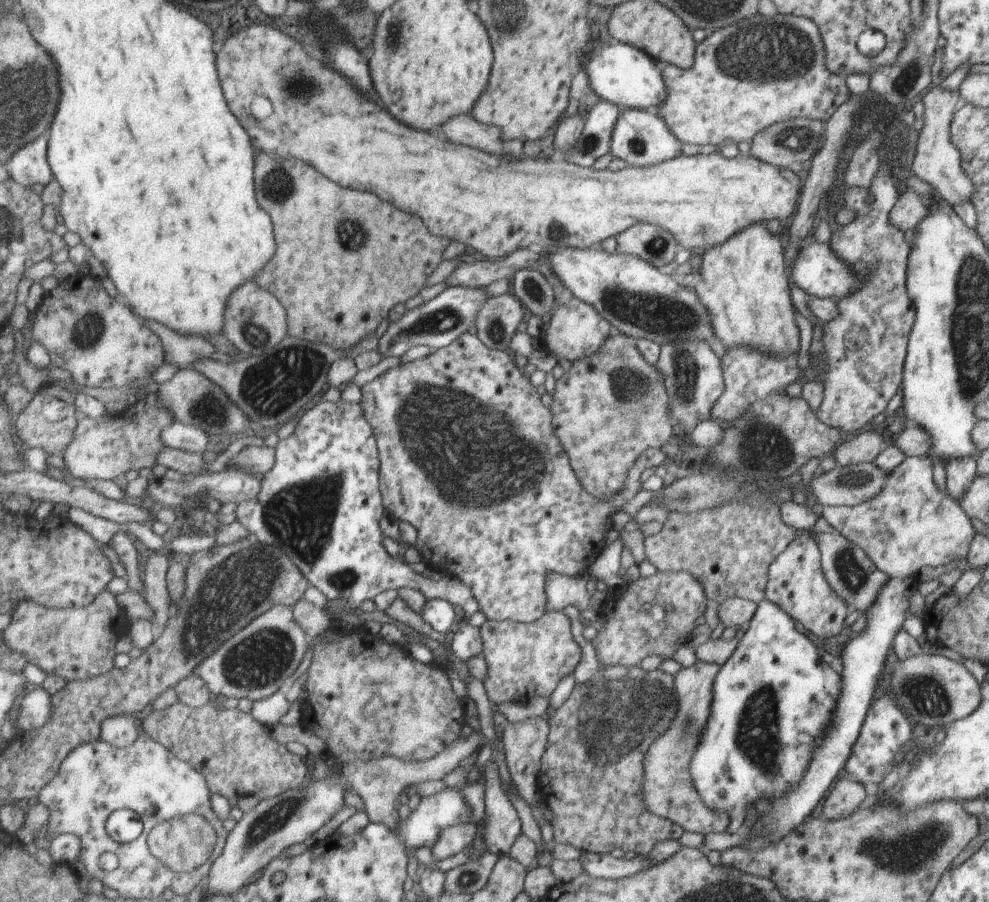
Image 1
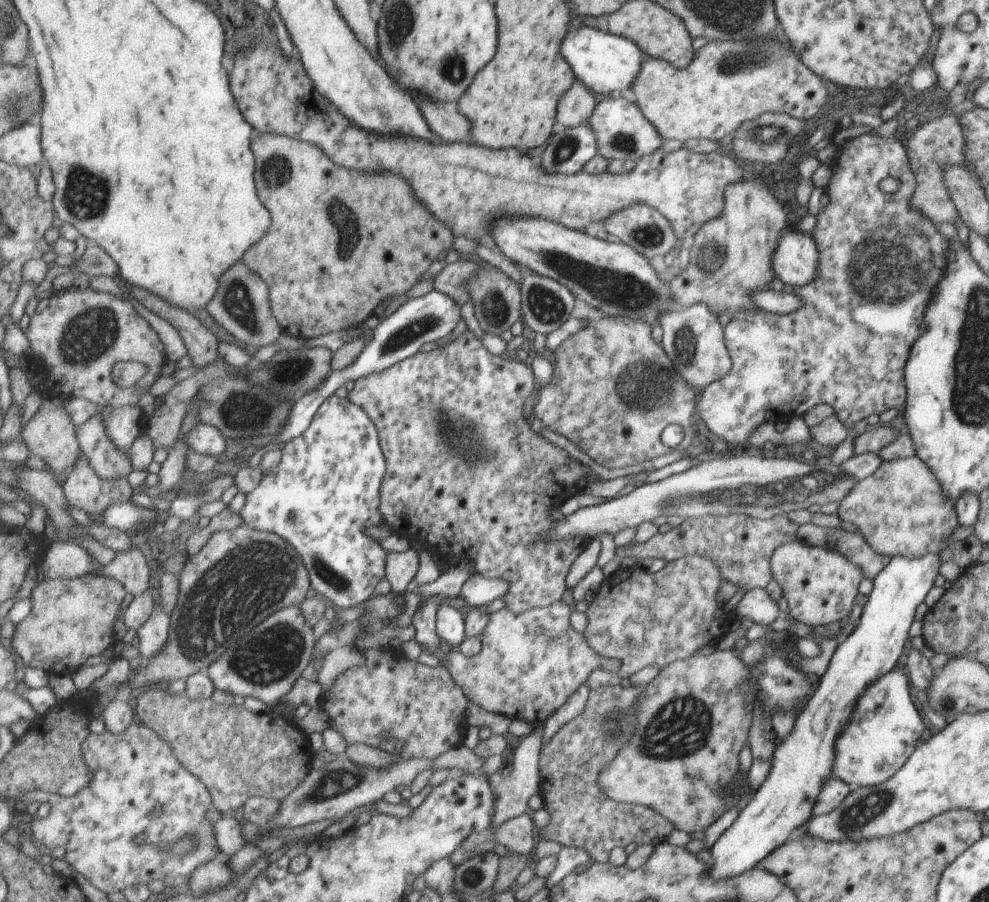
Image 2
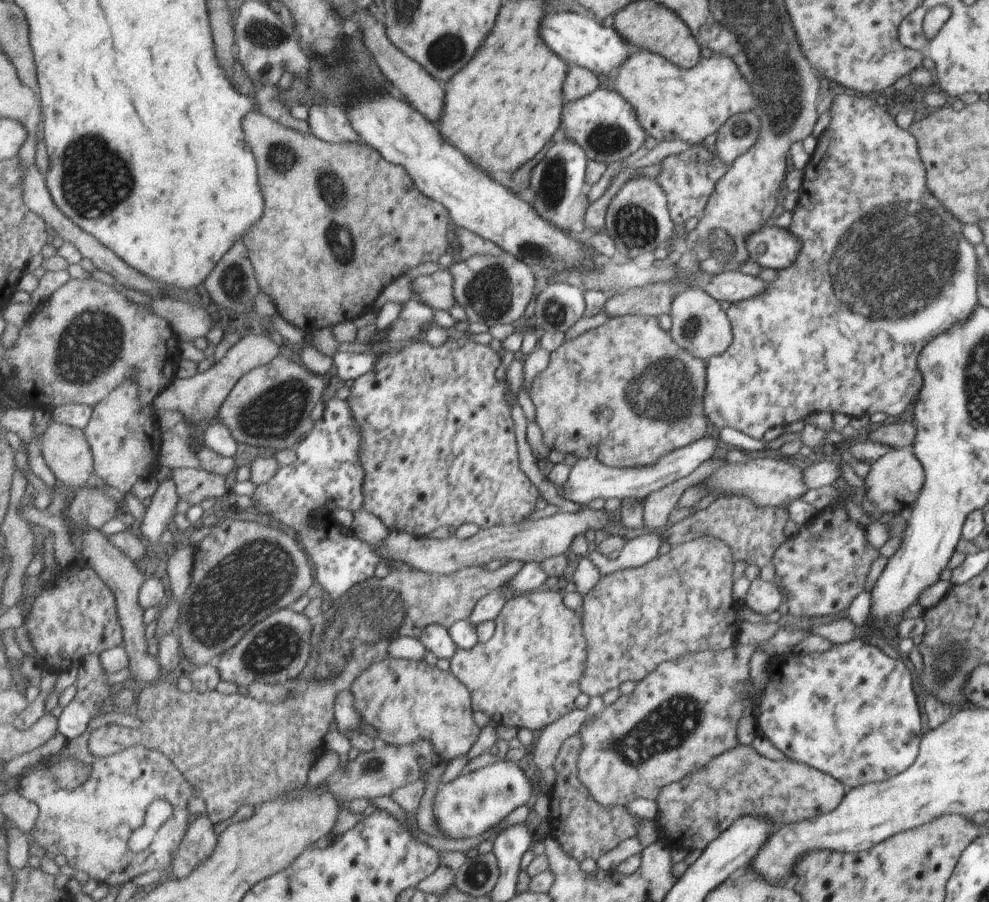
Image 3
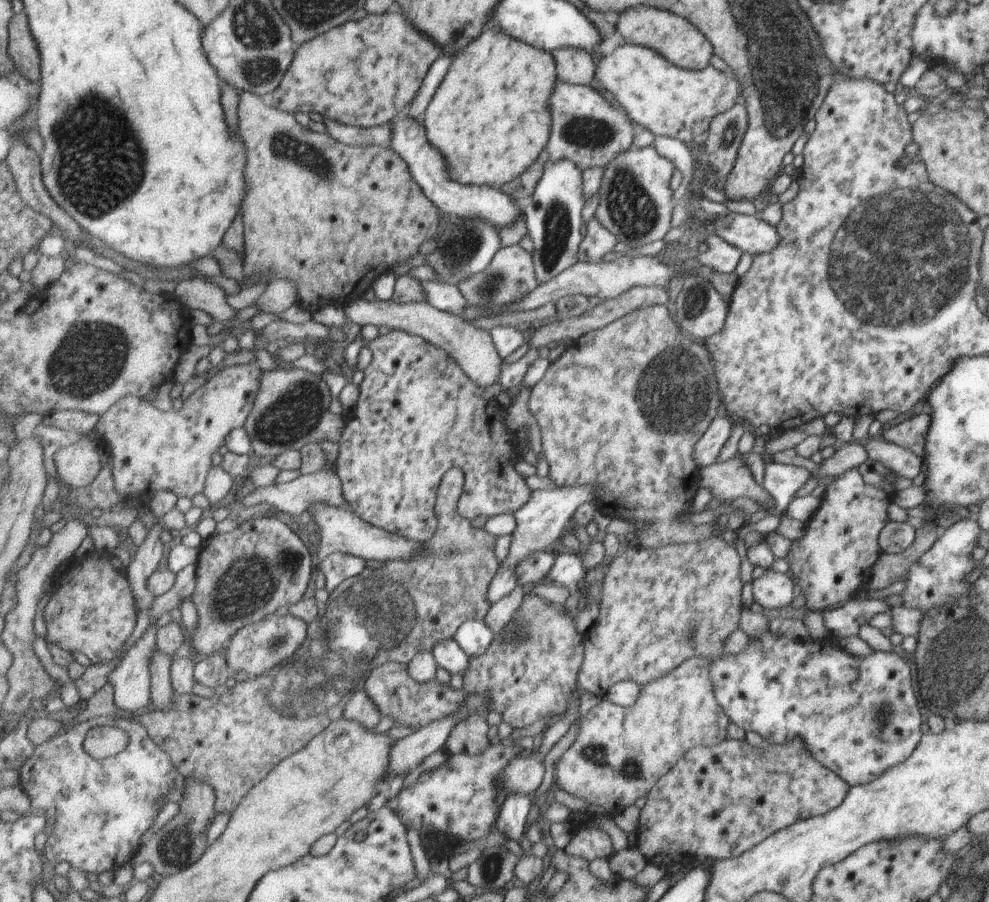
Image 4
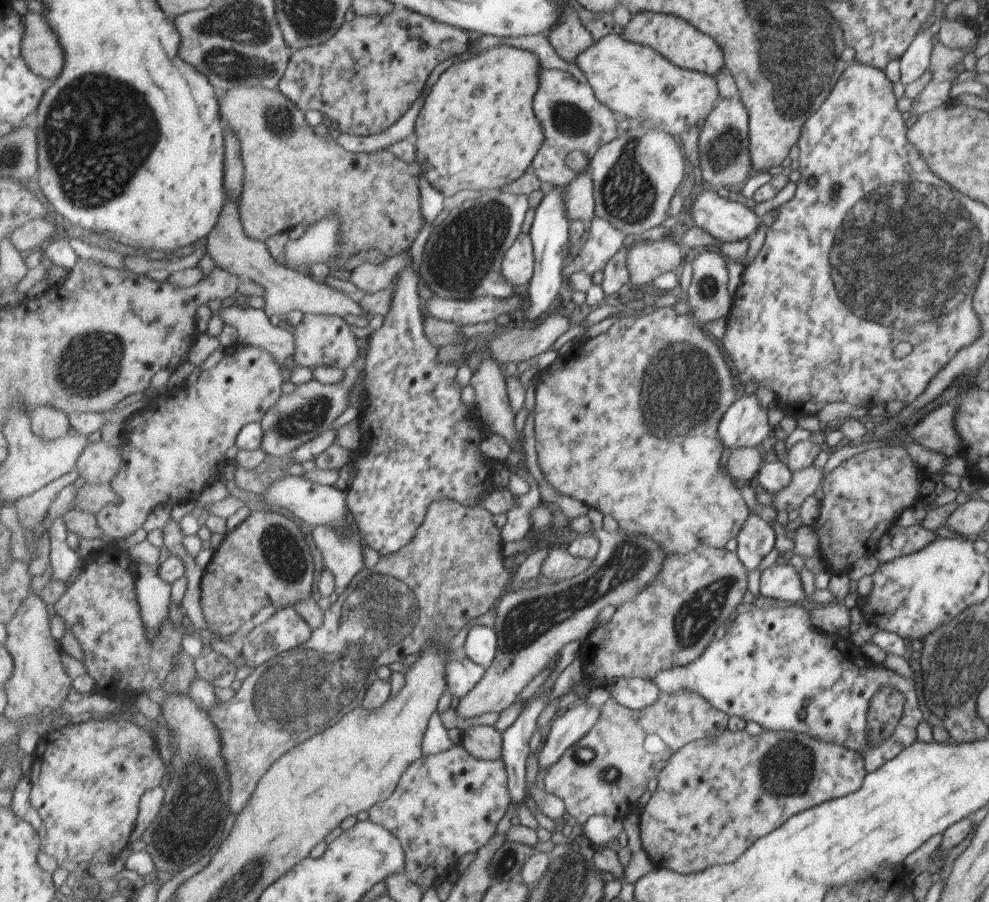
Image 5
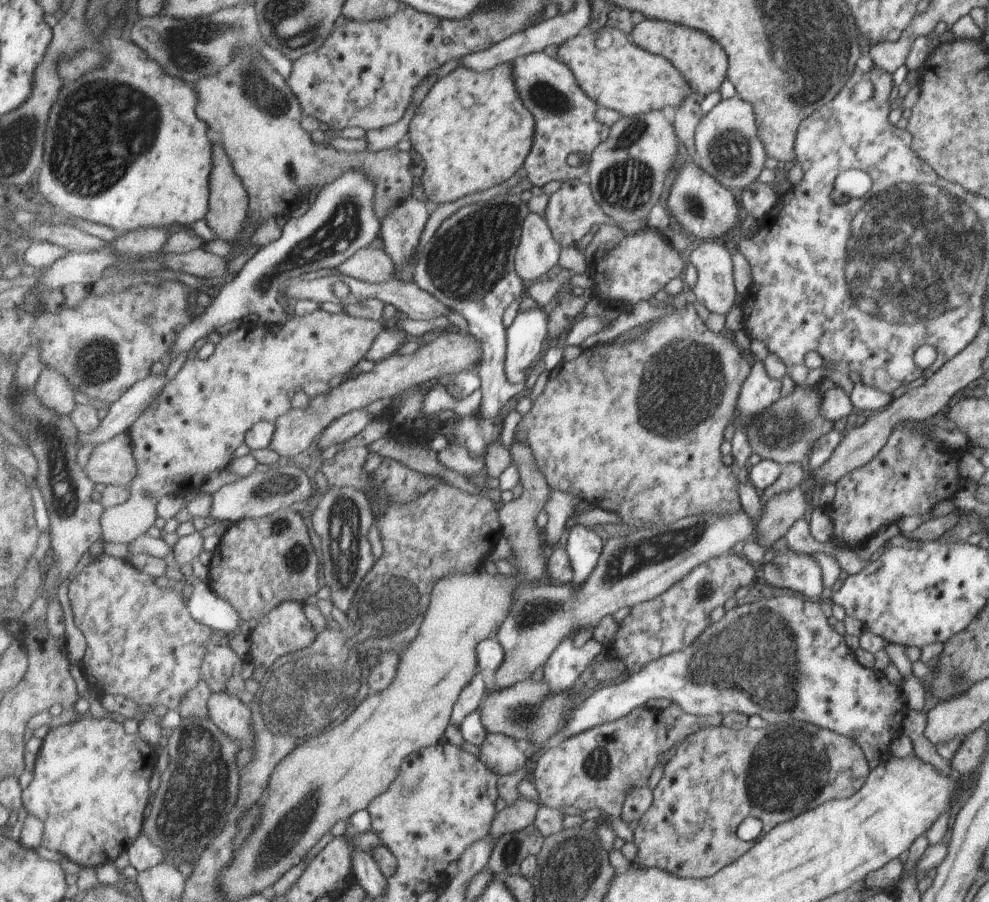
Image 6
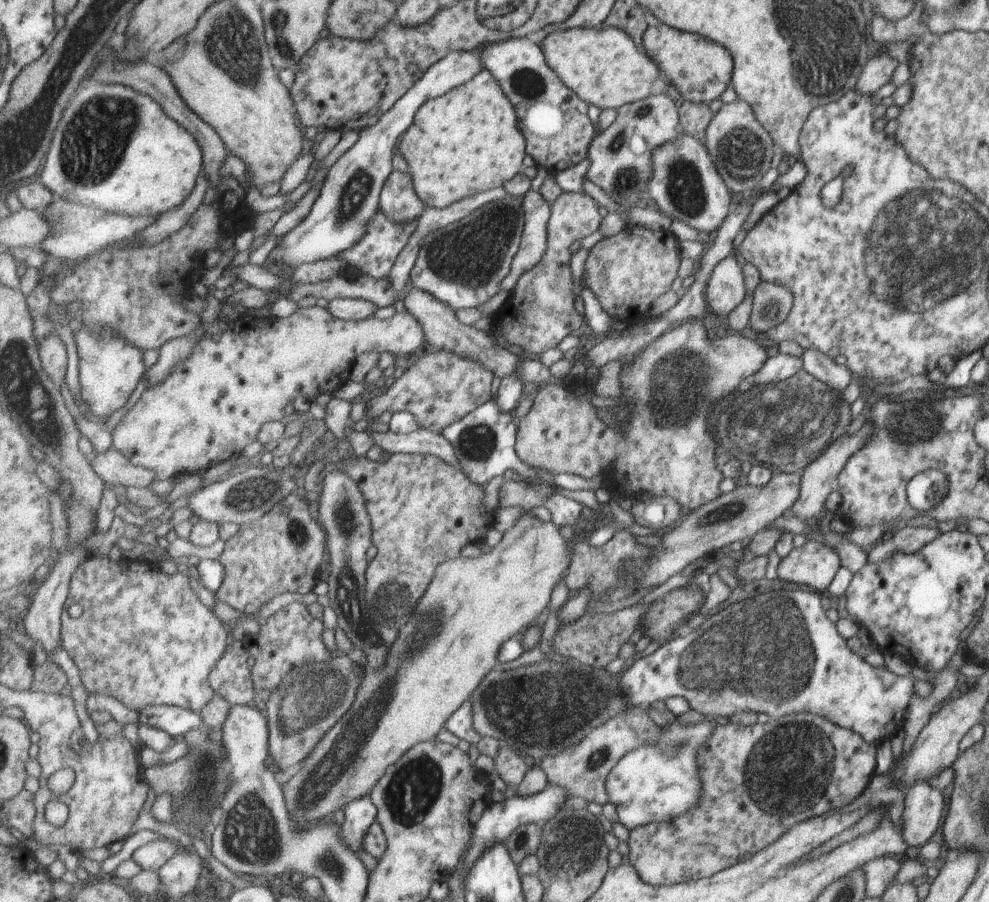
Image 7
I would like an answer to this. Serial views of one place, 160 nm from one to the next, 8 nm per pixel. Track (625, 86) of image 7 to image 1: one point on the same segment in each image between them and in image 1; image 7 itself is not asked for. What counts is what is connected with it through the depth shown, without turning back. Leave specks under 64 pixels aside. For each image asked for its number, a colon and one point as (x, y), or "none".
1: (723, 95)
2: (728, 83)
3: (670, 103)
4: (668, 101)
5: (634, 81)
6: (613, 70)

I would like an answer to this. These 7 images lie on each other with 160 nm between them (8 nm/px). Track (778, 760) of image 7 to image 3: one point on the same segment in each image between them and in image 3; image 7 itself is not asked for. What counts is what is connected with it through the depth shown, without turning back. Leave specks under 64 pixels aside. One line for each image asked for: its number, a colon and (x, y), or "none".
3: (692, 812)
4: (717, 802)
5: (716, 798)
6: (717, 777)

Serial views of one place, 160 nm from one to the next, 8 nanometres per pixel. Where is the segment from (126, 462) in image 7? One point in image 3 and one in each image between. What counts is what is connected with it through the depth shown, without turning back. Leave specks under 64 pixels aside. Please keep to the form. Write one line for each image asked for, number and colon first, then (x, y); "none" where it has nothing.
3: (67, 453)
4: (77, 465)
5: (100, 463)
6: (113, 463)

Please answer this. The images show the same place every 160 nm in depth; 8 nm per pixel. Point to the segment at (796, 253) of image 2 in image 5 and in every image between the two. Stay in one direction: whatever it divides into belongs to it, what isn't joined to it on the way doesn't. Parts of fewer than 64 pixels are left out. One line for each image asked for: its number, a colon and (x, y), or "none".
3: (773, 247)
4: (749, 235)
5: (725, 221)

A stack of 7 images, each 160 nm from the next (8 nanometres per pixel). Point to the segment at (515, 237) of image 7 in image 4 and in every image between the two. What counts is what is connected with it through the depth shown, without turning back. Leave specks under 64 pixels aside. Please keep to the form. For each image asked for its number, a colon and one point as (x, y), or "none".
4: (464, 247)
5: (462, 260)
6: (469, 264)

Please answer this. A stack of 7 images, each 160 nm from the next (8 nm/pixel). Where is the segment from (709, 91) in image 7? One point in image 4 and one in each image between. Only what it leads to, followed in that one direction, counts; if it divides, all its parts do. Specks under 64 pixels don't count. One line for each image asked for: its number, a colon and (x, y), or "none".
4: (673, 37)
5: (679, 43)
6: (703, 62)

